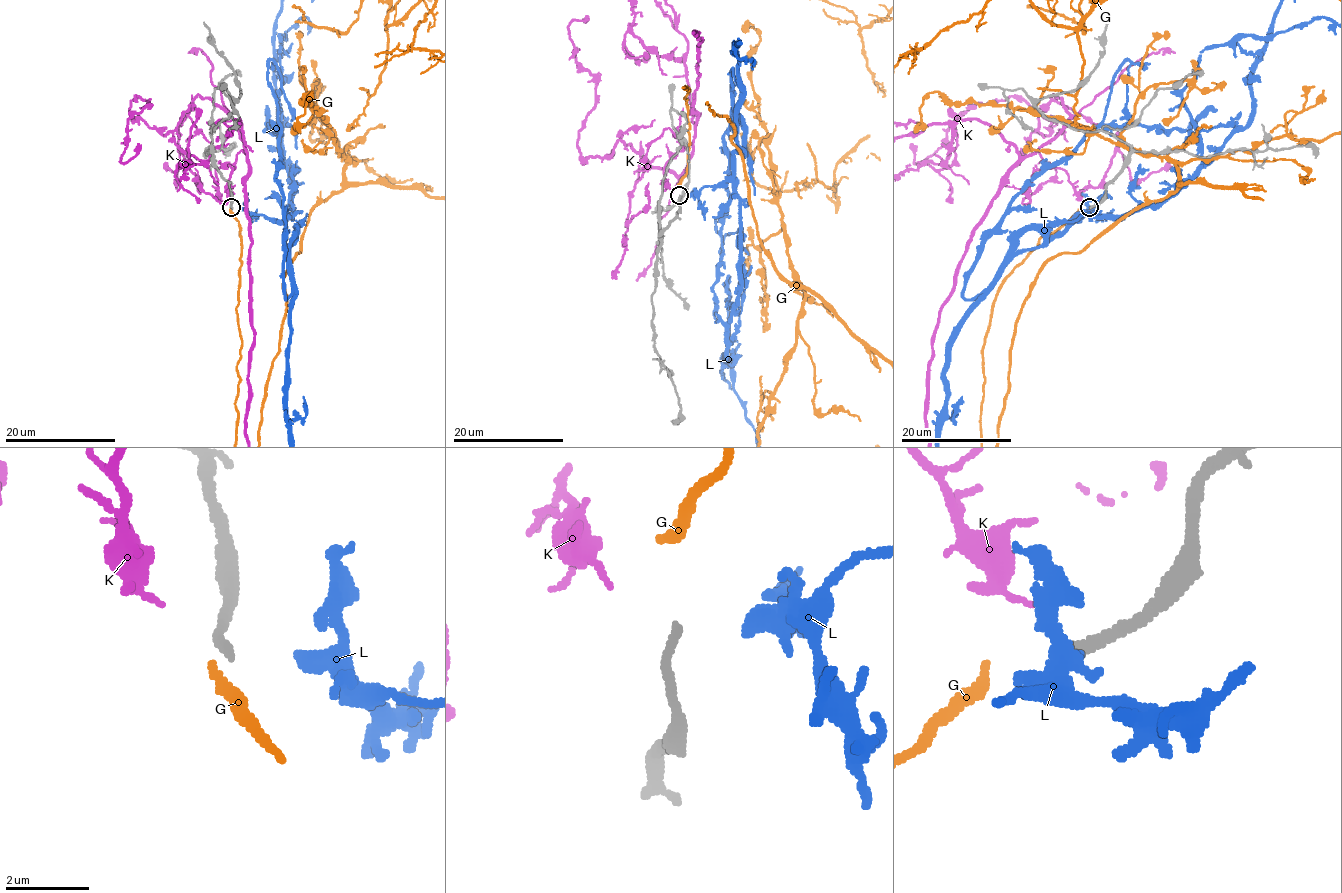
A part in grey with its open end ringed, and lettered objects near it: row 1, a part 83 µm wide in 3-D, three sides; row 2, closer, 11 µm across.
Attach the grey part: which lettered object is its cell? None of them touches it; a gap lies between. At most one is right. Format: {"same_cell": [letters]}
{"same_cell": ["G"]}

